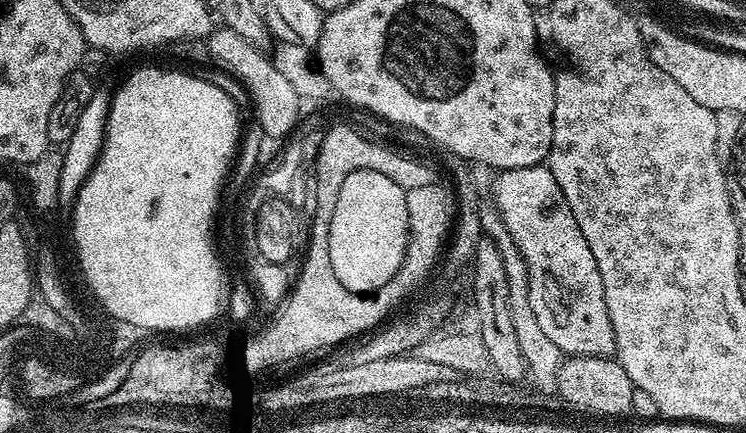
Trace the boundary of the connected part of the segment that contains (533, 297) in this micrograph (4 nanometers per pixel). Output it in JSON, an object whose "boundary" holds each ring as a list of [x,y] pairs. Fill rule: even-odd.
{"boundary":[[[544,164],[505,168],[493,179],[490,195],[496,199],[495,211],[499,212],[510,238],[514,238],[514,246],[518,246],[526,262],[530,310],[534,310],[534,318],[538,318],[538,326],[542,326],[546,338],[558,346],[561,354],[611,357],[616,350],[616,339],[604,301],[602,274],[598,274],[598,262],[594,262],[590,245],[582,238],[582,230],[578,230],[578,222],[574,222],[566,194],[562,194],[562,186],[554,182],[552,171]]]}

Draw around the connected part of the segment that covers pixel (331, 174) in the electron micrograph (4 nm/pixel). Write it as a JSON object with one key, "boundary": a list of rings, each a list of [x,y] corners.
{"boundary":[[[348,122],[346,124],[336,124],[328,133],[326,132],[319,137],[319,139],[321,138],[320,149],[316,152],[316,194],[314,194],[314,204],[324,204],[324,202],[334,204],[338,190],[342,190],[342,182],[346,182],[346,178],[354,170],[378,170],[378,174],[386,174],[386,178],[398,182],[398,186],[402,186],[406,190],[412,187],[426,186],[426,169],[429,165],[425,161],[411,160],[410,157],[403,156],[402,153],[395,152],[392,148],[387,148],[387,143],[378,140],[367,140]]]}

